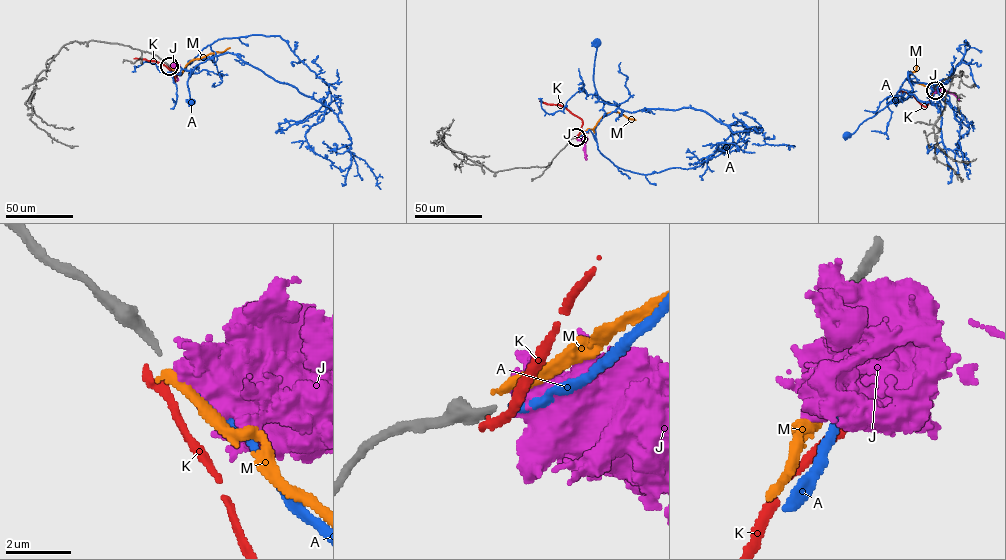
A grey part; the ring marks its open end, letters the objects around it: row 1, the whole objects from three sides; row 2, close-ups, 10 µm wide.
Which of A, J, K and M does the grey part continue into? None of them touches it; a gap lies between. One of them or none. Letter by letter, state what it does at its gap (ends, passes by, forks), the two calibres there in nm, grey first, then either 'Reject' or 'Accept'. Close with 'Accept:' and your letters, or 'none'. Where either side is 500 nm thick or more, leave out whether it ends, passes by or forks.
A: It ends there. Thickness 220 nm (grey) against 240 nm. Accept
J: Thickness 220 nm (grey) against 650 nm. Reject
K: It ends there. Thickness 220 nm (grey) against 280 nm. Reject
M: It ends there. Thickness 220 nm (grey) against 320 nm. Reject
Accept: A

